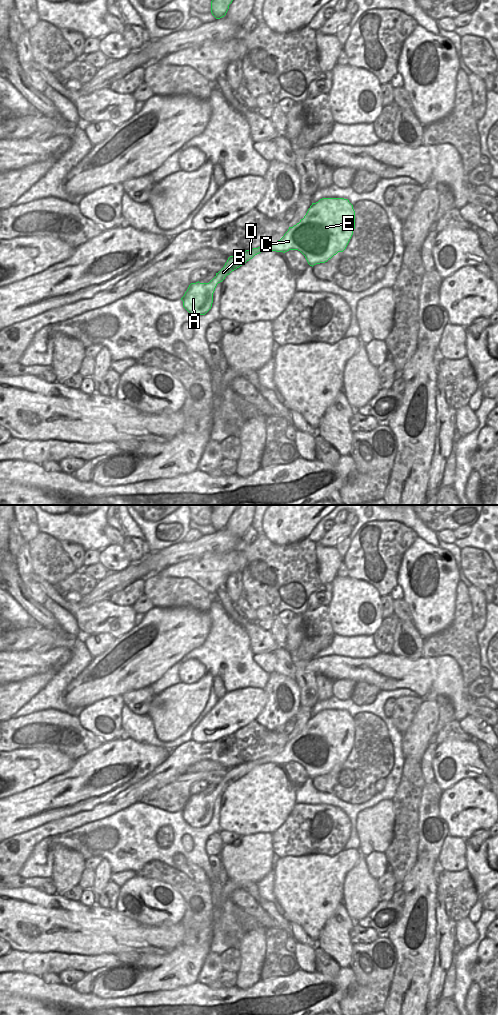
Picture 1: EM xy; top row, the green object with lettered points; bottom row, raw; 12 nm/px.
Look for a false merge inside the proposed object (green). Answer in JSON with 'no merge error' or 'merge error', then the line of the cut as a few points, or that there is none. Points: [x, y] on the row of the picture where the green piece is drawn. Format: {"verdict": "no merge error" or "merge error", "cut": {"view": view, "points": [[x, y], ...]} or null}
{"verdict": "no merge error", "cut": null}

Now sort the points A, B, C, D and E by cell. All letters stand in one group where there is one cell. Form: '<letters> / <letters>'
A B C D E

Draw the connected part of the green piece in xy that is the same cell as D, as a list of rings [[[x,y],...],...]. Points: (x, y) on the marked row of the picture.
[[[322,198],[316,203],[312,203],[306,215],[299,223],[289,227],[284,236],[276,243],[253,248],[230,256],[224,267],[216,273],[216,276],[209,283],[191,283],[181,298],[183,307],[194,316],[205,315],[212,307],[213,293],[218,283],[222,282],[227,275],[236,270],[244,263],[252,259],[255,255],[264,251],[287,252],[298,250],[306,258],[310,266],[325,263],[338,252],[343,252],[355,229],[355,211],[348,199],[344,198]]]

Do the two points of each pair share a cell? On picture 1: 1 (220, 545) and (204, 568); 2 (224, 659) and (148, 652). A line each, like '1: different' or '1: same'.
1: different
2: different

